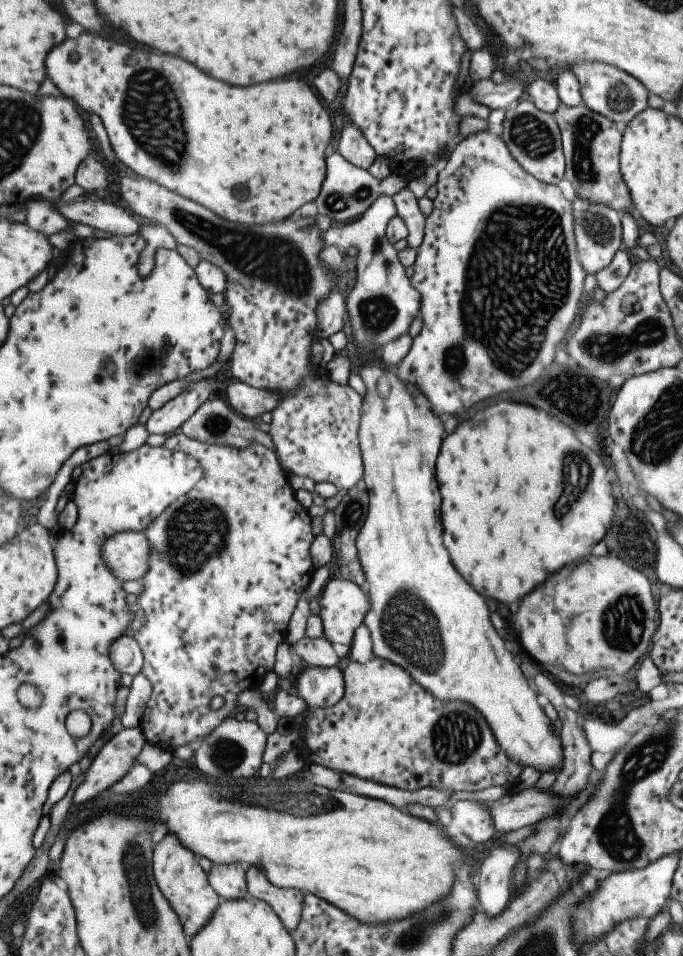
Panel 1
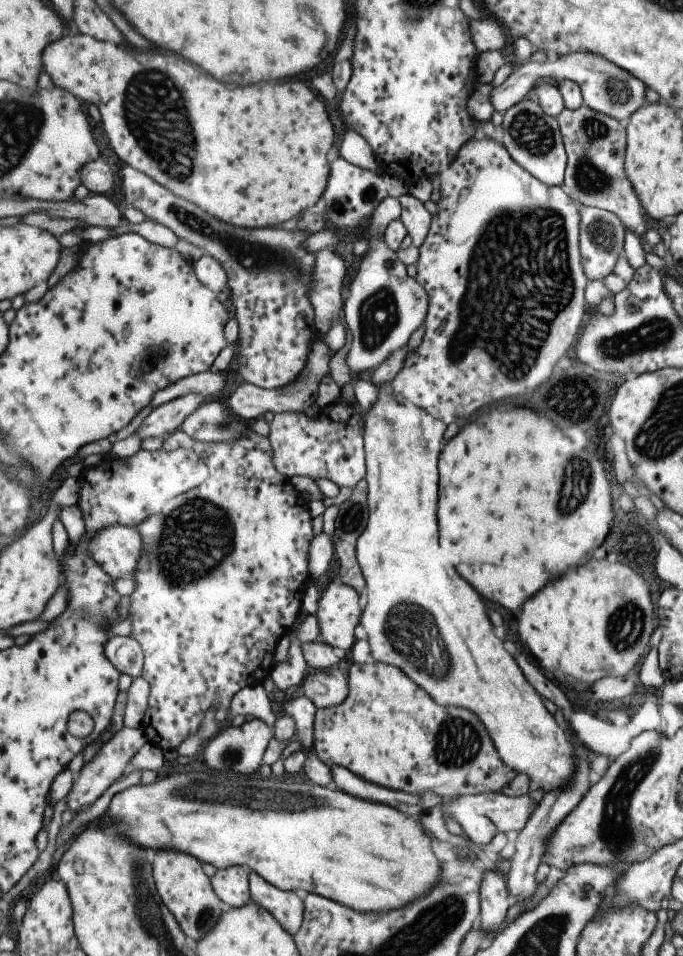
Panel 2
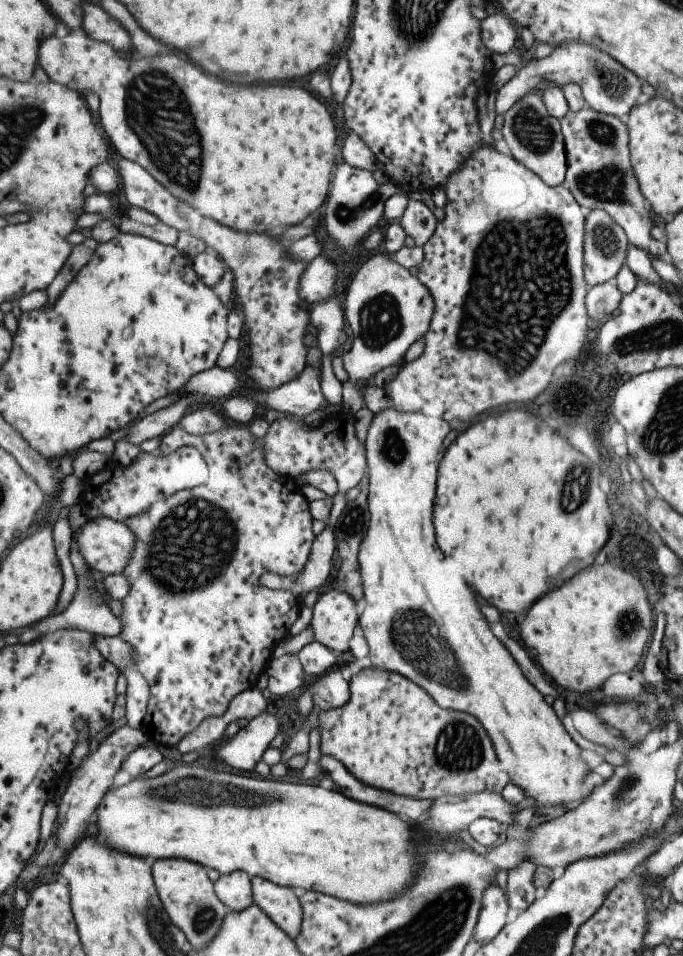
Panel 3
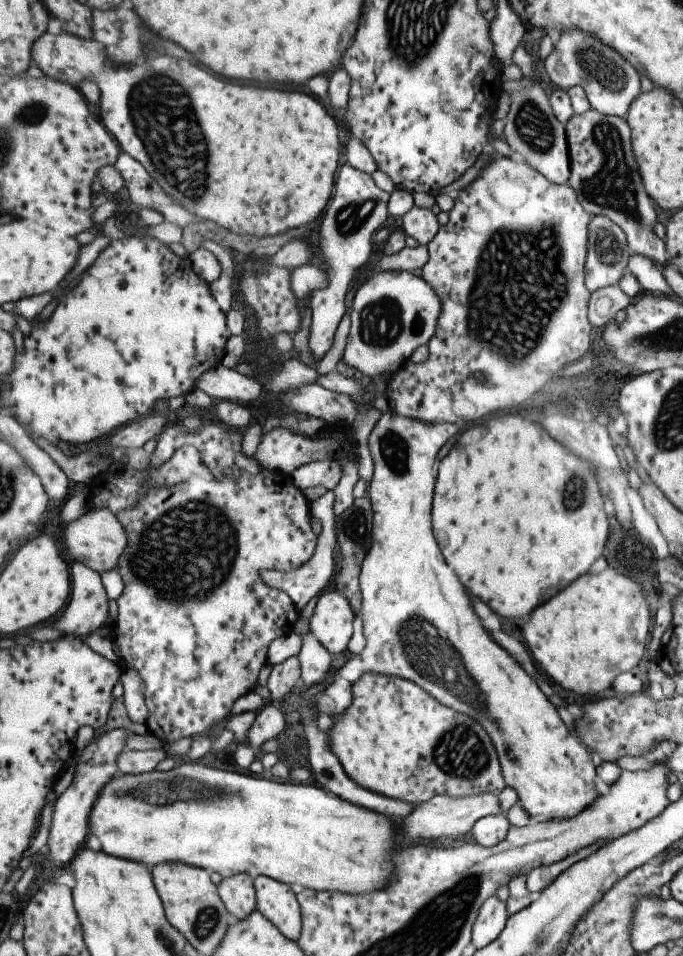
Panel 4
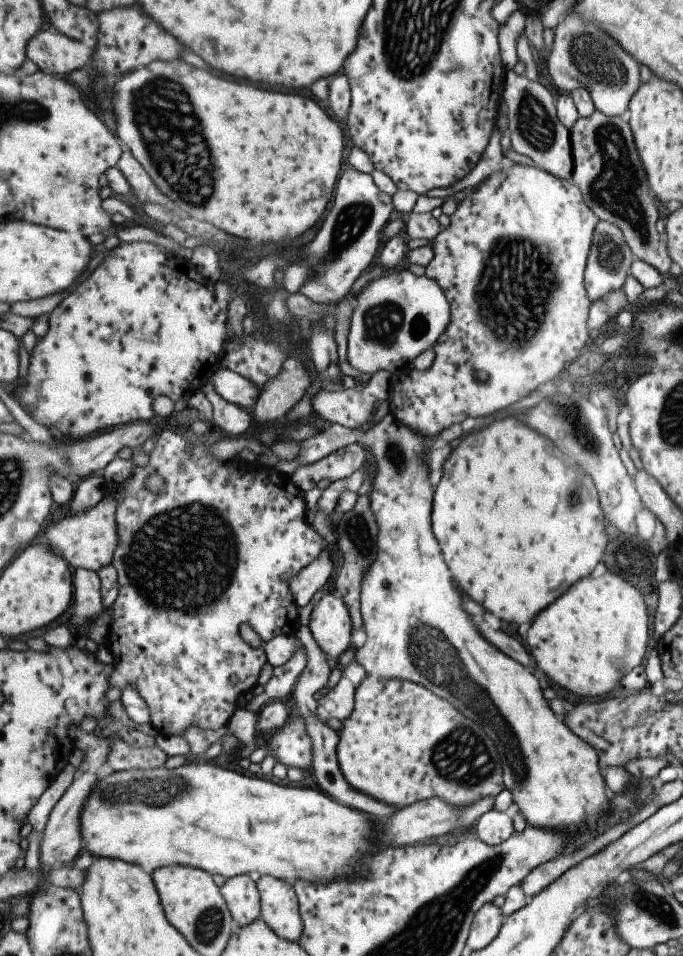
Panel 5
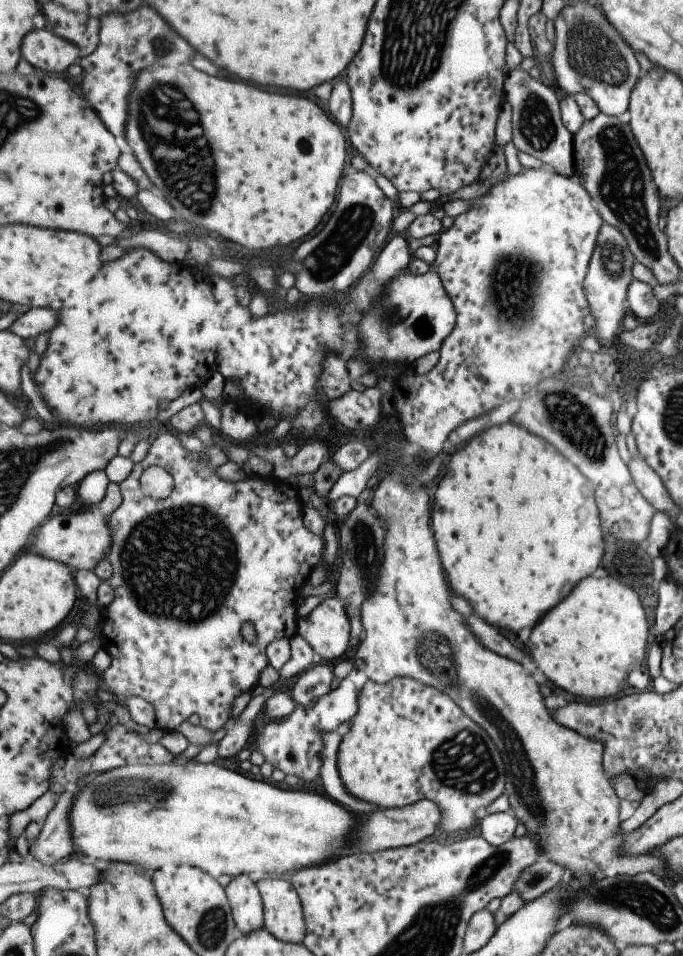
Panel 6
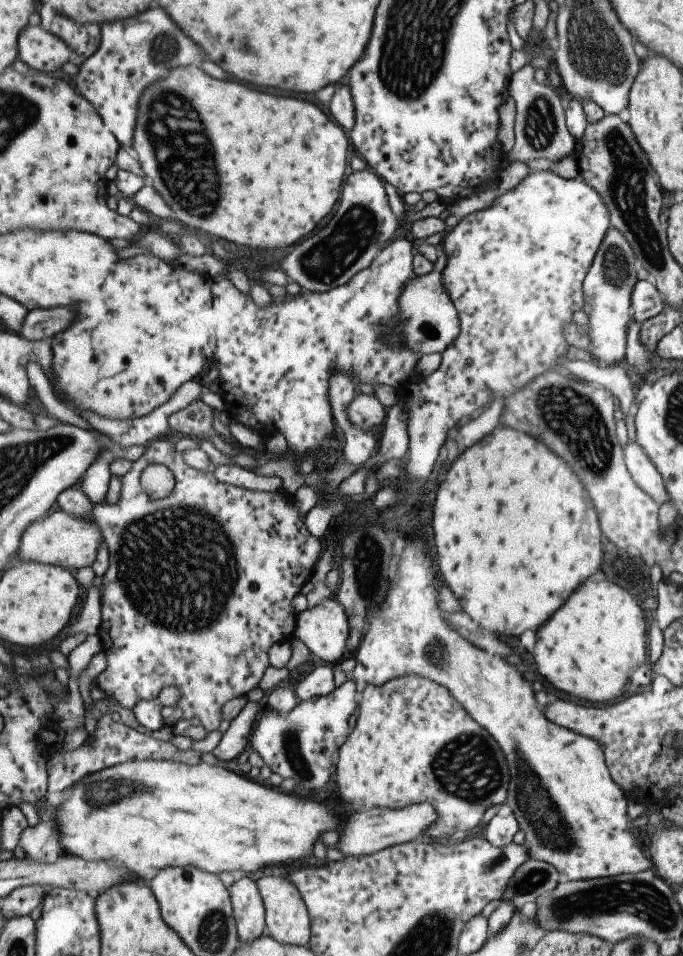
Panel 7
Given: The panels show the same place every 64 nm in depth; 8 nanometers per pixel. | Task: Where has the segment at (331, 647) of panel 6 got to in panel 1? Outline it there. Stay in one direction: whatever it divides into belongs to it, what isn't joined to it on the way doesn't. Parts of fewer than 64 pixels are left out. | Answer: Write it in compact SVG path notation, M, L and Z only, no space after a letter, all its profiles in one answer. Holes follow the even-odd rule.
M329 579L325 583L317 601L322 637L327 642L350 646L354 630L362 624L369 610L369 598L365 593L347 579Z

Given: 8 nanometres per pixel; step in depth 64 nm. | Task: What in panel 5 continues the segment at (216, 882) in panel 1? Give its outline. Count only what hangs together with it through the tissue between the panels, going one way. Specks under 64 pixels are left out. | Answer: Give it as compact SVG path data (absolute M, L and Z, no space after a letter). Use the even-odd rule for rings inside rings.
M249 875L229 877L219 887L219 894L235 926L247 926L259 917L259 895Z

